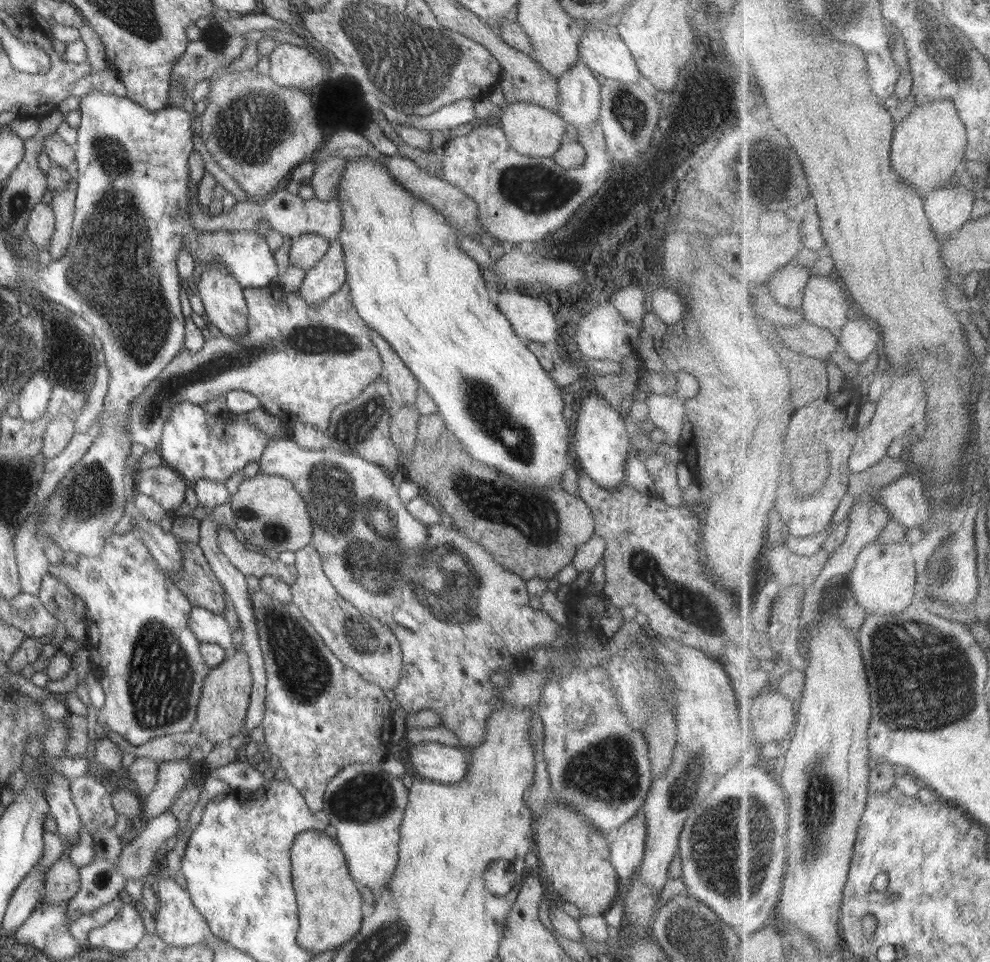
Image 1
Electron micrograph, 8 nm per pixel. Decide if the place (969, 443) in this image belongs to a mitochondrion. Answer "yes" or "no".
no

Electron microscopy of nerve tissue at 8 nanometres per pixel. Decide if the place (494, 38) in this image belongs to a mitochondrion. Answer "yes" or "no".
no

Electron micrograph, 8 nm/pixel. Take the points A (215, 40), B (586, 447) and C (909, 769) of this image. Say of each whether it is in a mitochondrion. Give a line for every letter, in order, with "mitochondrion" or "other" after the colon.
A: mitochondrion
B: other
C: other

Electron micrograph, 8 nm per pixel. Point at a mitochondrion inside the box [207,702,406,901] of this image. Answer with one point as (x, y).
(368, 795)

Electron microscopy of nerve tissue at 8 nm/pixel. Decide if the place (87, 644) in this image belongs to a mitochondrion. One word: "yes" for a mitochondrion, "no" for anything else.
no

